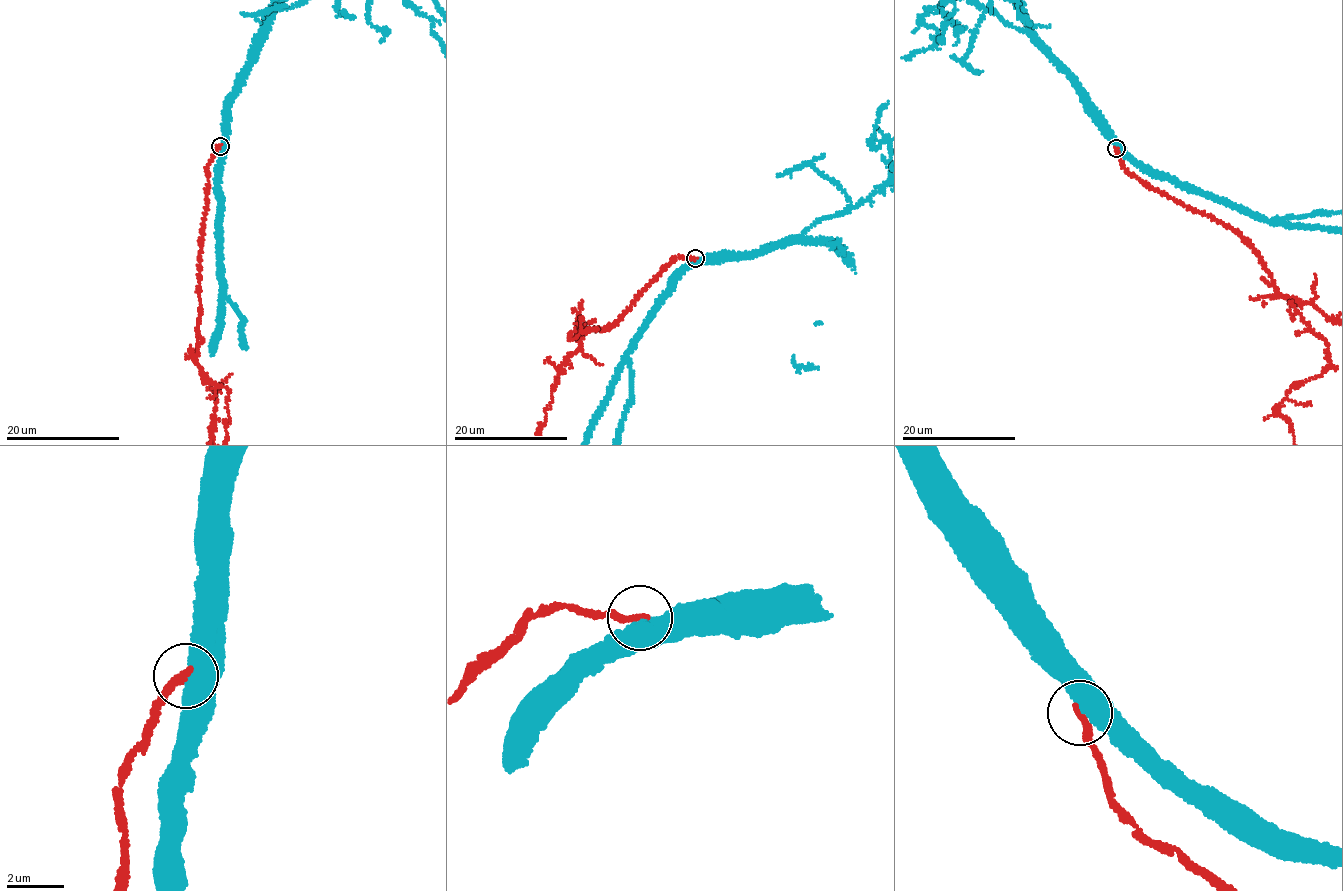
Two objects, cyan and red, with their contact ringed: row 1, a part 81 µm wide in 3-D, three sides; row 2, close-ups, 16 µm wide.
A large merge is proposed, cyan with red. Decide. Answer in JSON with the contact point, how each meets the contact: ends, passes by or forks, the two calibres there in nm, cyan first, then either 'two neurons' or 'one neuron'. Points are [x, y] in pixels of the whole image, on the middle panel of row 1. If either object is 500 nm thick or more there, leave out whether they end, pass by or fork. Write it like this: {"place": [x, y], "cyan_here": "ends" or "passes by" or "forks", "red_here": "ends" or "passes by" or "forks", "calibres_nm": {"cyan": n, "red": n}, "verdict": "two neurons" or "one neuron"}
{"place": [695, 258], "cyan_here": "passes by", "red_here": "ends", "calibres_nm": {"cyan": 480, "red": 280}, "verdict": "two neurons"}

